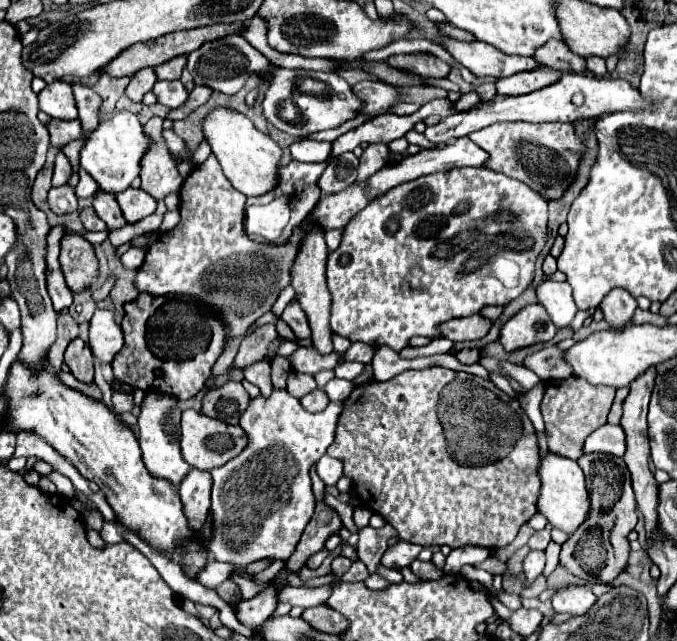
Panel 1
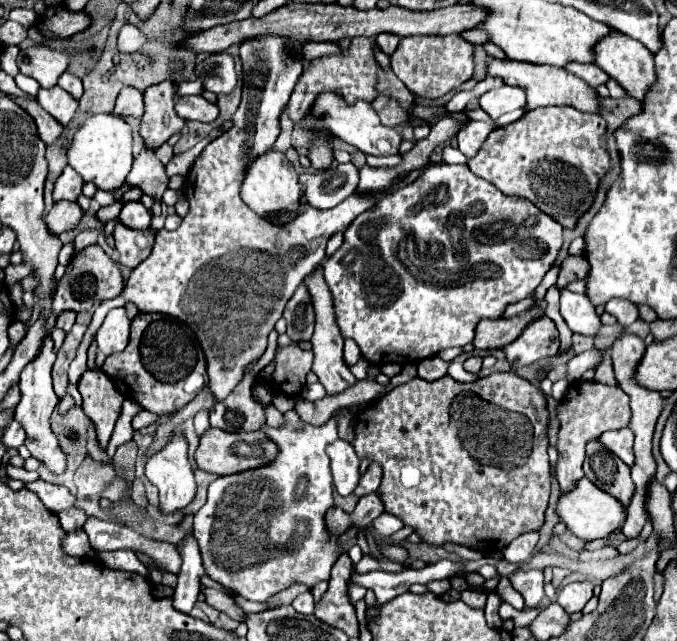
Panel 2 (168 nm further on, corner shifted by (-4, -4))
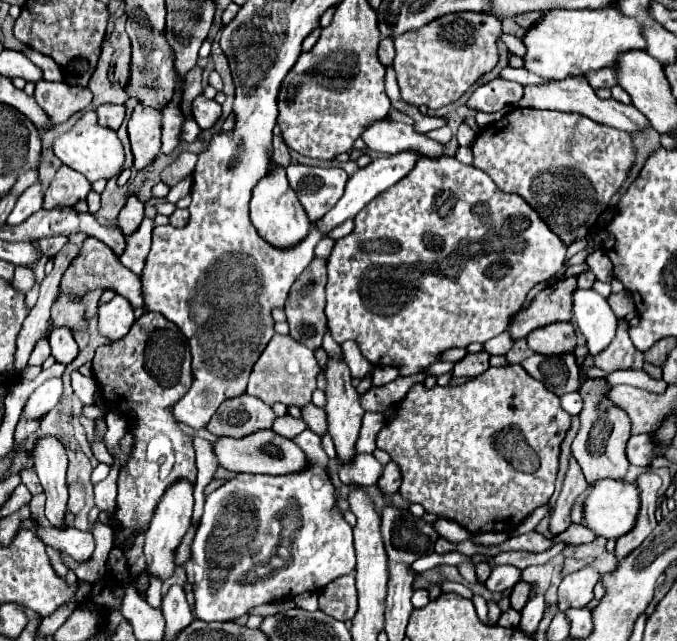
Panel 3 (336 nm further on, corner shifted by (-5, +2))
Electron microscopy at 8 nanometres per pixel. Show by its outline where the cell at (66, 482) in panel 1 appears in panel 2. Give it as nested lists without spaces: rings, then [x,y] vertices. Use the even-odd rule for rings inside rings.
[[[8,465],[7,474],[12,479],[21,480],[24,483],[32,482],[39,479],[39,475],[36,471],[27,471],[24,468],[18,468]]]

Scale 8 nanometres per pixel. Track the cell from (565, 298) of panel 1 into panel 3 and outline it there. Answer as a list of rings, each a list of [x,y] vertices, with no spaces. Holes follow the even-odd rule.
[[[574,290],[572,320],[584,334],[592,356],[602,352],[614,340],[618,318],[614,316],[606,298],[598,296],[594,290]]]

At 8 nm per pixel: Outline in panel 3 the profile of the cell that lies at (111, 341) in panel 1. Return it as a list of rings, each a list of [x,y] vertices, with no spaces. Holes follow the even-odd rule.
[[[114,296],[108,304],[98,308],[98,330],[110,342],[120,340],[128,334],[134,322],[134,310],[130,302],[122,296]]]

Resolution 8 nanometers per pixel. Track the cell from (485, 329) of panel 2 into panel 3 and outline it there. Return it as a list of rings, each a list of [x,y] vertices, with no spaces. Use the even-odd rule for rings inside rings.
[[[566,278],[552,288],[542,290],[528,308],[522,308],[510,318],[508,334],[512,340],[526,338],[532,330],[570,320],[570,294],[576,290],[576,278]]]

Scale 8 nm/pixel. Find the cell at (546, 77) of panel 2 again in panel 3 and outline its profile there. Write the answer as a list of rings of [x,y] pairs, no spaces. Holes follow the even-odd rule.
[[[570,76],[570,78],[564,78],[564,80],[550,80],[546,84],[538,84],[538,86],[524,86],[524,98],[522,98],[522,102],[518,102],[518,106],[578,112],[578,114],[584,114],[584,116],[588,116],[588,118],[592,118],[600,124],[614,126],[614,128],[624,130],[624,132],[634,132],[634,130],[644,128],[648,124],[646,116],[642,112],[638,112],[632,104],[622,104],[614,98],[608,98],[608,100],[598,98],[594,88],[586,82],[584,76]]]

